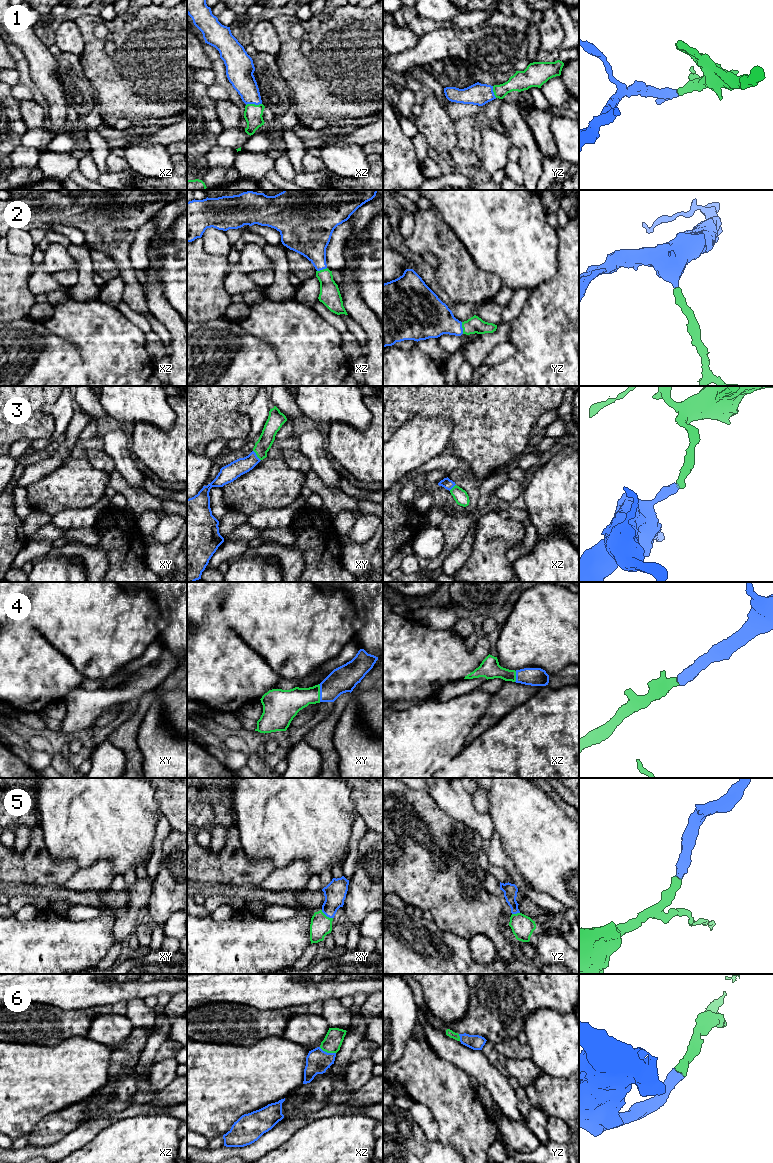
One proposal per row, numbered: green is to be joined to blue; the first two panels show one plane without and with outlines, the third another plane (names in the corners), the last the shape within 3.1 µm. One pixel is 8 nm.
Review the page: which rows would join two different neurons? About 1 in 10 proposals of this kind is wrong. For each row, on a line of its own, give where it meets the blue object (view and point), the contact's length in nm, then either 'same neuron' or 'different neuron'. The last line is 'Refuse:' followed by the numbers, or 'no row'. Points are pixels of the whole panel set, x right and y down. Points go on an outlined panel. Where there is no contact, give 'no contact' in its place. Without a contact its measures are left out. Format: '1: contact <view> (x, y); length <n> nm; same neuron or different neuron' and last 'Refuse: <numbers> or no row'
1: contact xz (253, 103); length 130 nm; same neuron
2: contact yz (462, 328); length 100 nm; same neuron
3: contact xy (256, 455); length 110 nm; same neuron
4: contact xy (320, 693); length 140 nm; same neuron
5: contact xy (327, 916); length 120 nm; same neuron
6: contact xz (326, 1052); length 140 nm; same neuron
Refuse: no row

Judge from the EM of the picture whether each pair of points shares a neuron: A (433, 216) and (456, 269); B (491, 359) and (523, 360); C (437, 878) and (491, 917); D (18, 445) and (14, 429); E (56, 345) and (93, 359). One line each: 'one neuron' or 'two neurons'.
A: one neuron
B: two neurons
C: one neuron
D: two neurons
E: two neurons

